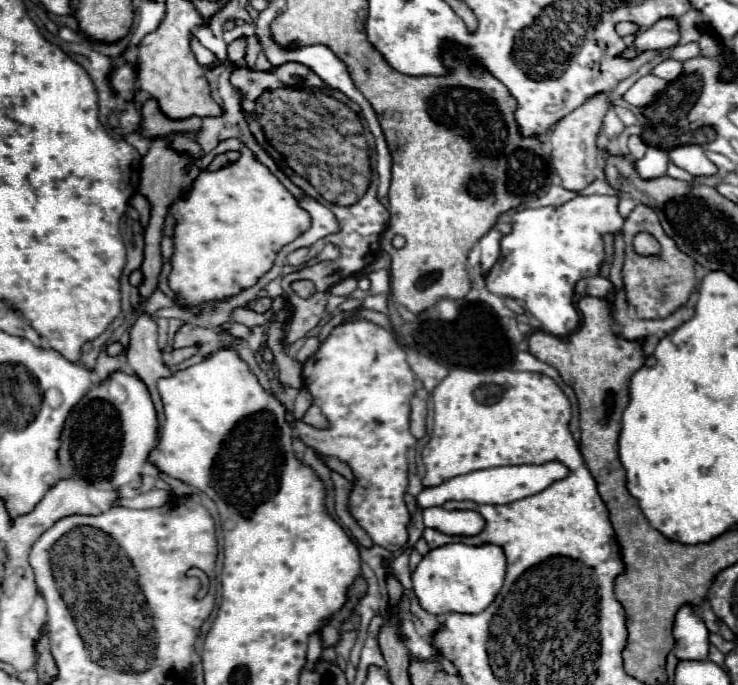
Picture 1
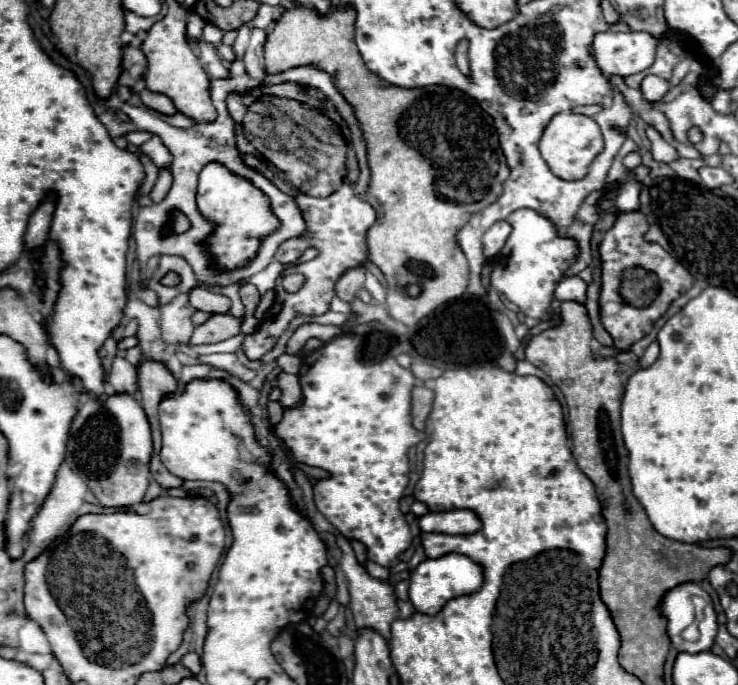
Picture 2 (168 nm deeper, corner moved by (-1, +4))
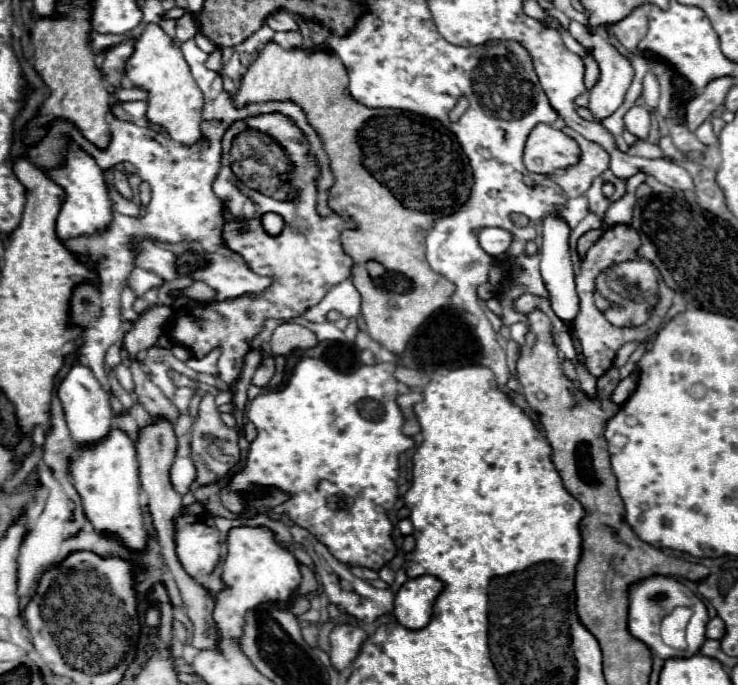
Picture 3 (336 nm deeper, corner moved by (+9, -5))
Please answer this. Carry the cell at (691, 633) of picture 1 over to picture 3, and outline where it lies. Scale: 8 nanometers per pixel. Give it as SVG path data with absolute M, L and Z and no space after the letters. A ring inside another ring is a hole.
M649 575L637 583L633 583L629 587L629 617L627 617L627 623L629 623L629 633L643 641L645 645L649 645L651 653L659 655L661 659L671 659L671 657L691 657L695 653L699 653L703 641L705 641L705 625L709 621L709 615L707 615L707 607L705 603L693 595L691 589L687 589L681 581L677 581L675 577L667 577L667 575ZM671 607L693 607L693 617L689 621L689 647L687 649L671 649L667 647L663 641L661 641L661 635L659 635L659 625L663 621L663 617L667 613L671 613Z

